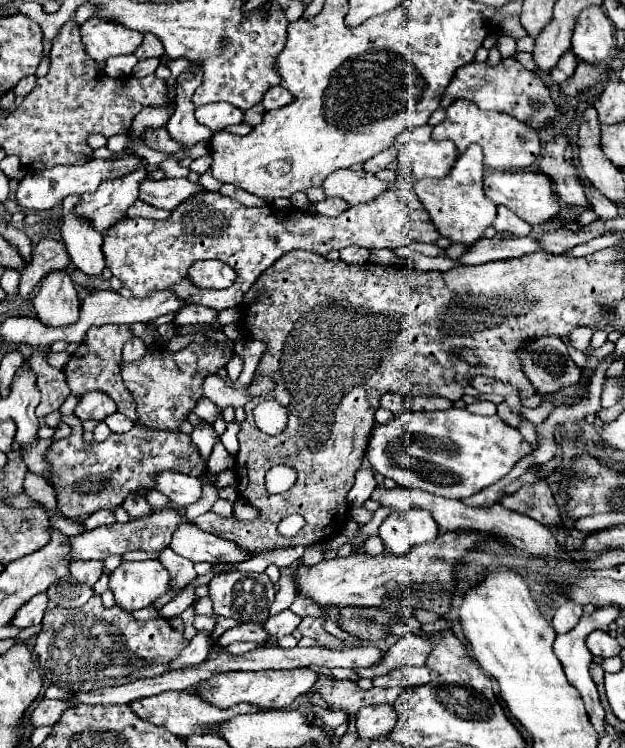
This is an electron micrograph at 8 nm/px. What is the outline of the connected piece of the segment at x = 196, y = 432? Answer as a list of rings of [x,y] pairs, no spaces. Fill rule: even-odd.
[[[201,420],[199,424],[195,424],[195,426],[193,426],[191,440],[195,442],[195,446],[197,446],[197,450],[199,450],[201,458],[203,458],[203,460],[207,460],[207,458],[209,458],[209,454],[211,454],[211,450],[213,450],[213,444],[219,440],[219,436],[217,436],[217,432],[215,432],[215,428],[213,428],[213,424],[211,424],[211,422]]]

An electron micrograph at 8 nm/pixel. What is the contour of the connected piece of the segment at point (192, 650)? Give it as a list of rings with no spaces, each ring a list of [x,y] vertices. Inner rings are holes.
[[[199,630],[195,634],[195,638],[189,642],[189,646],[183,650],[183,654],[175,662],[171,662],[171,668],[179,670],[179,668],[187,668],[191,664],[199,664],[207,658],[207,654],[209,654],[209,634]]]

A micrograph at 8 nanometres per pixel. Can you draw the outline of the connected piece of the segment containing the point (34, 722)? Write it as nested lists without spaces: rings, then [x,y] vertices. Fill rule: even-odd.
[[[43,698],[37,708],[31,712],[29,722],[33,728],[41,728],[41,726],[53,726],[59,716],[63,714],[63,710],[67,710],[69,706],[63,700],[47,700]]]

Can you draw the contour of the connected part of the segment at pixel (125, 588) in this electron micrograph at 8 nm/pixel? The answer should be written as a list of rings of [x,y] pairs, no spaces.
[[[143,560],[143,562],[123,562],[123,564],[119,564],[111,572],[109,588],[115,594],[117,606],[123,606],[127,612],[133,612],[133,610],[139,610],[139,608],[153,606],[157,598],[161,598],[163,594],[169,592],[169,582],[171,582],[171,576],[161,562]]]

